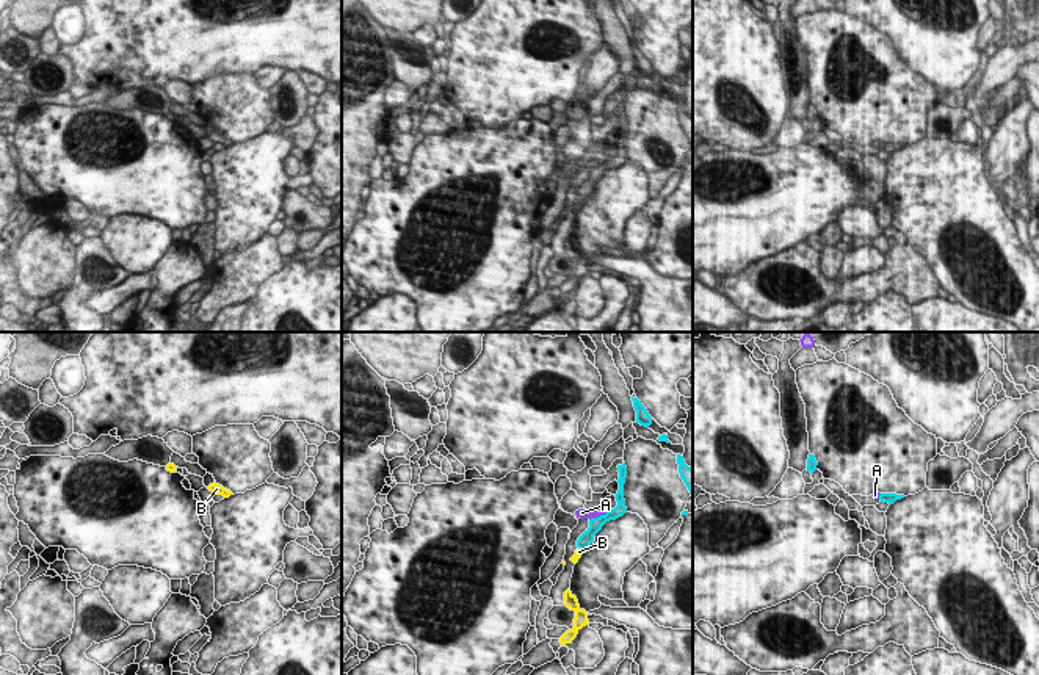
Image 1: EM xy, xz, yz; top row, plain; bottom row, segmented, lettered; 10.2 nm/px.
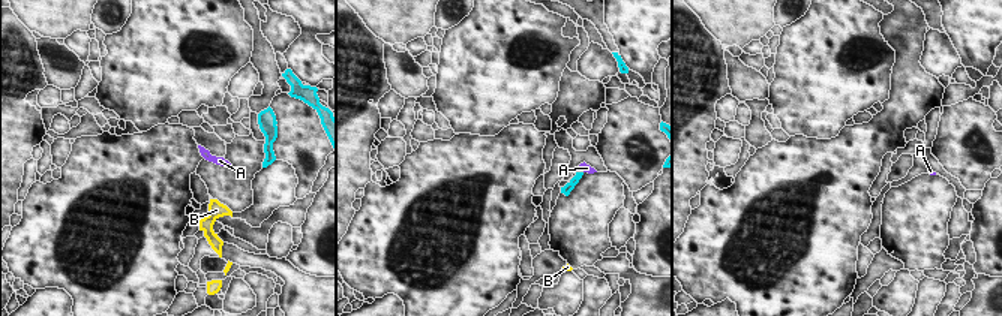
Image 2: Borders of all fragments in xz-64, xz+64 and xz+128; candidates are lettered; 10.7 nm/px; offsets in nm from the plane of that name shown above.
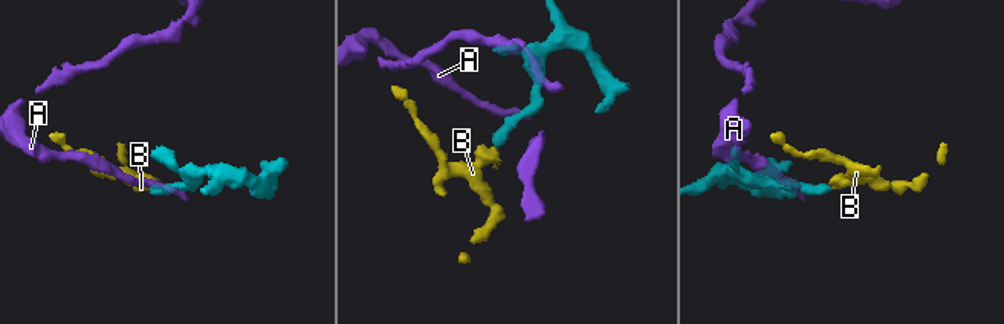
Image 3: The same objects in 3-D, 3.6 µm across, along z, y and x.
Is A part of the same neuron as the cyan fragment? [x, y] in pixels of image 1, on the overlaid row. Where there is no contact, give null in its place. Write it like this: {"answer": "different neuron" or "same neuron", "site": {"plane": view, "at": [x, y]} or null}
{"answer": "different neuron", "site": {"plane": "xz", "at": [597, 517]}}

